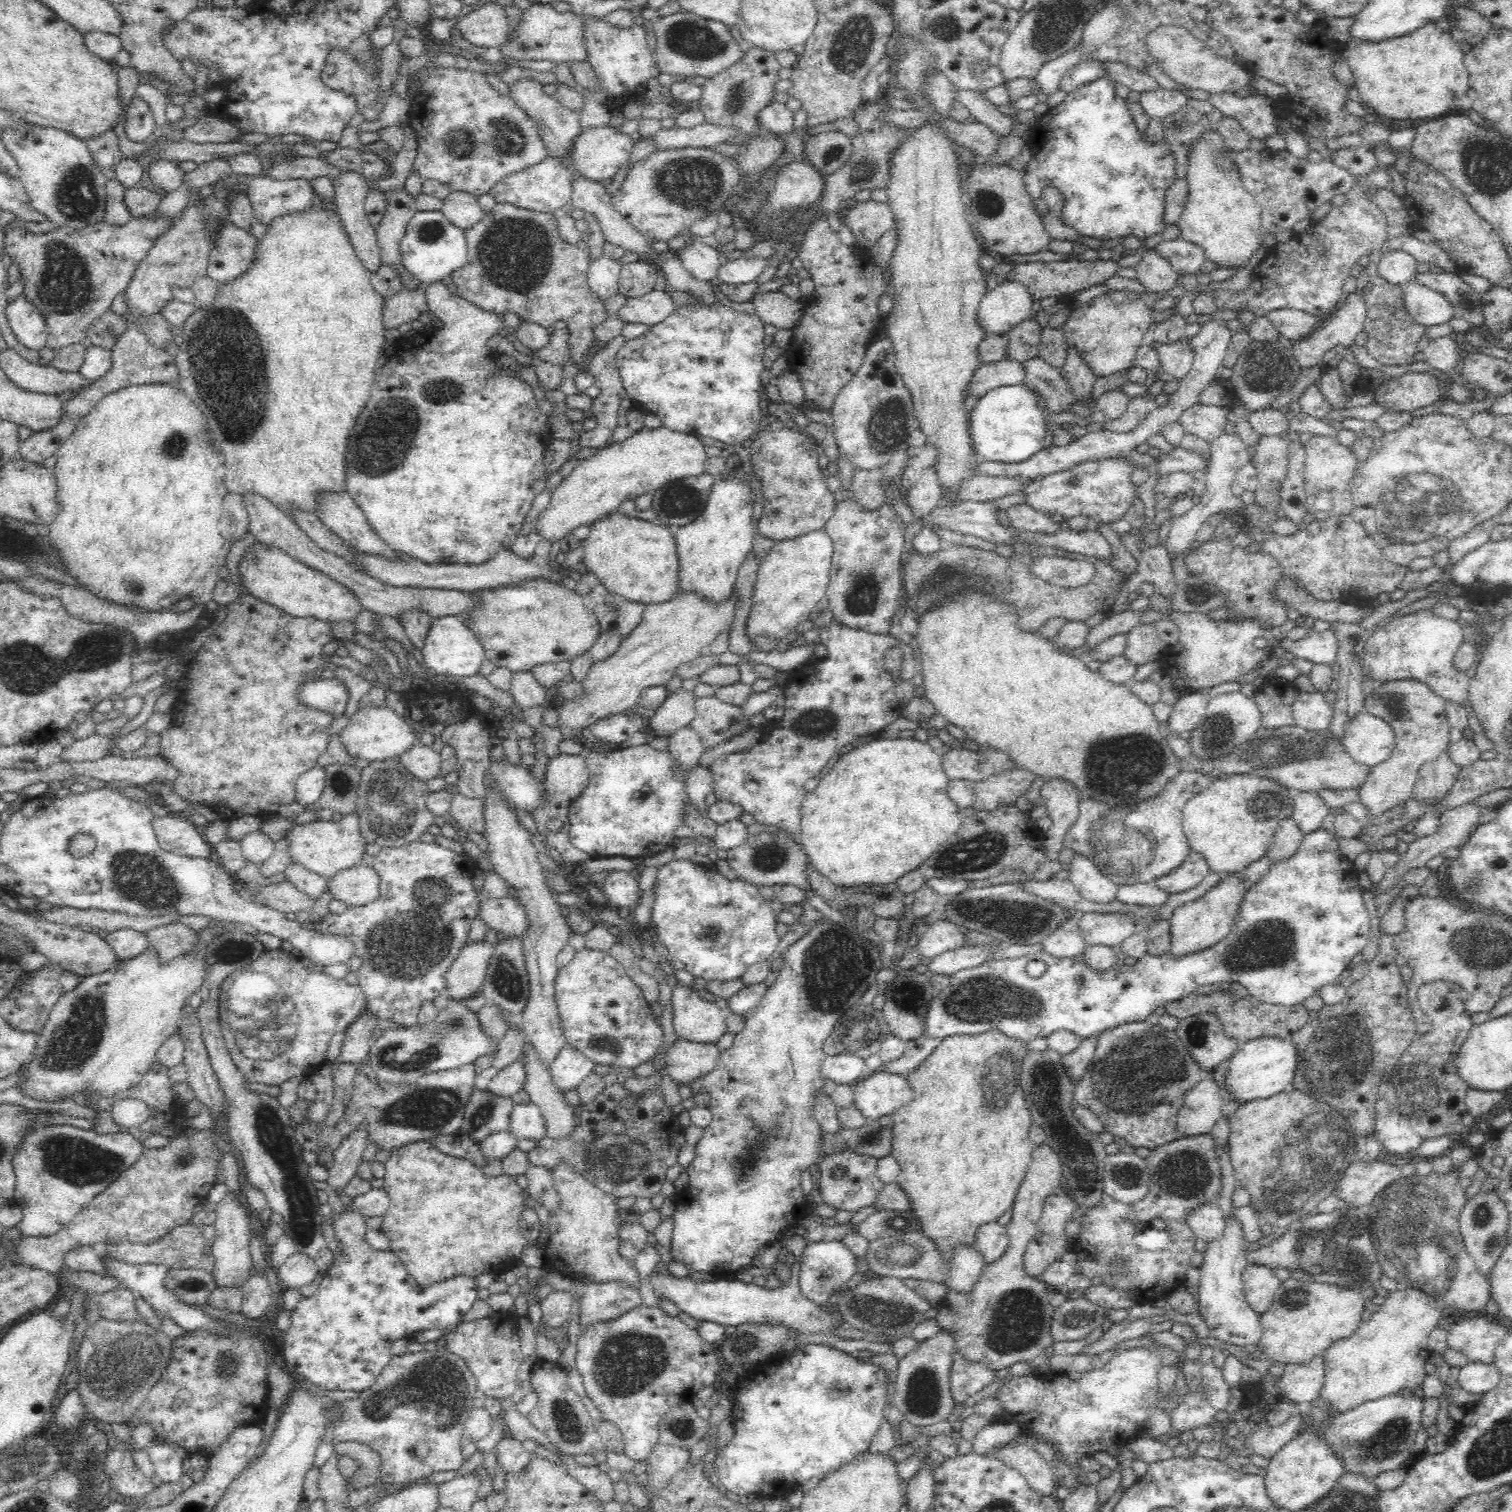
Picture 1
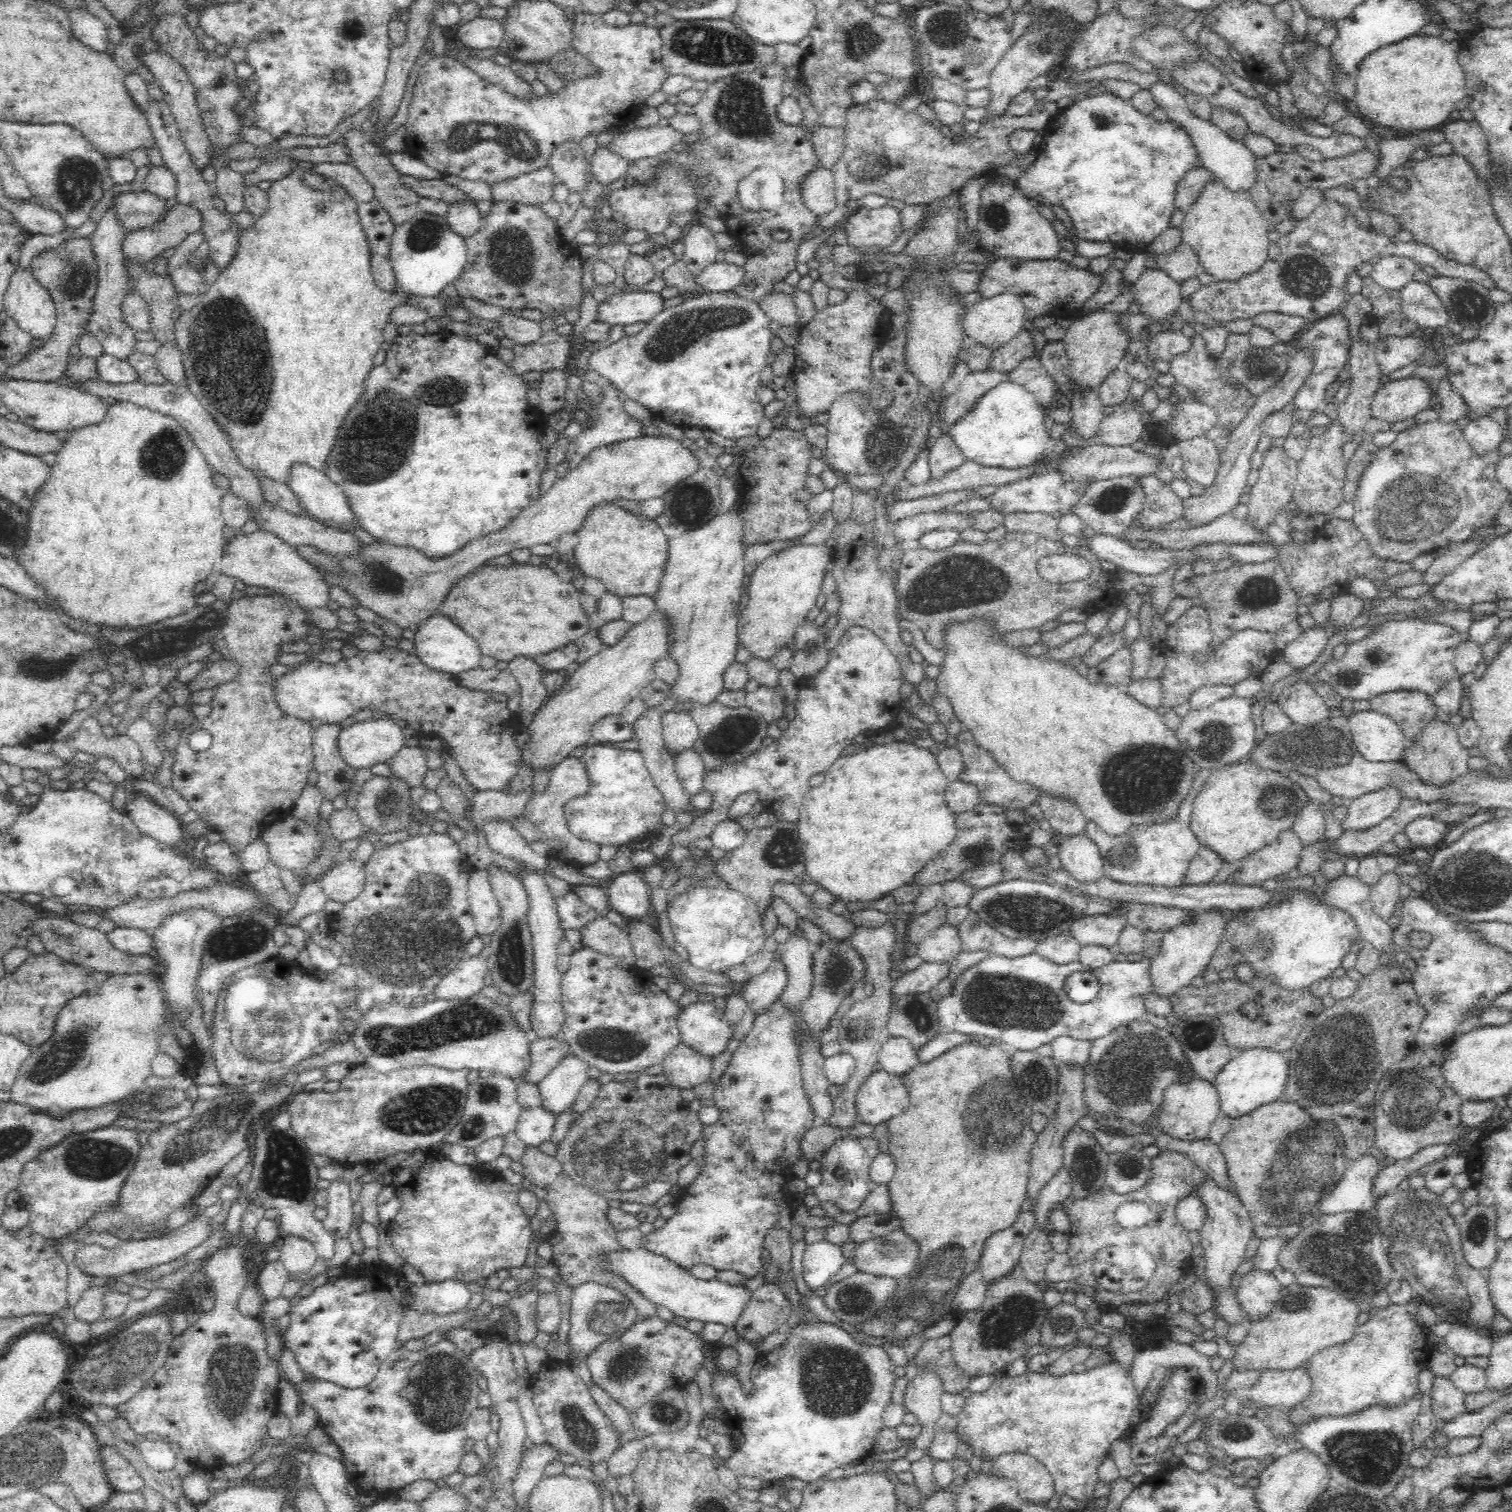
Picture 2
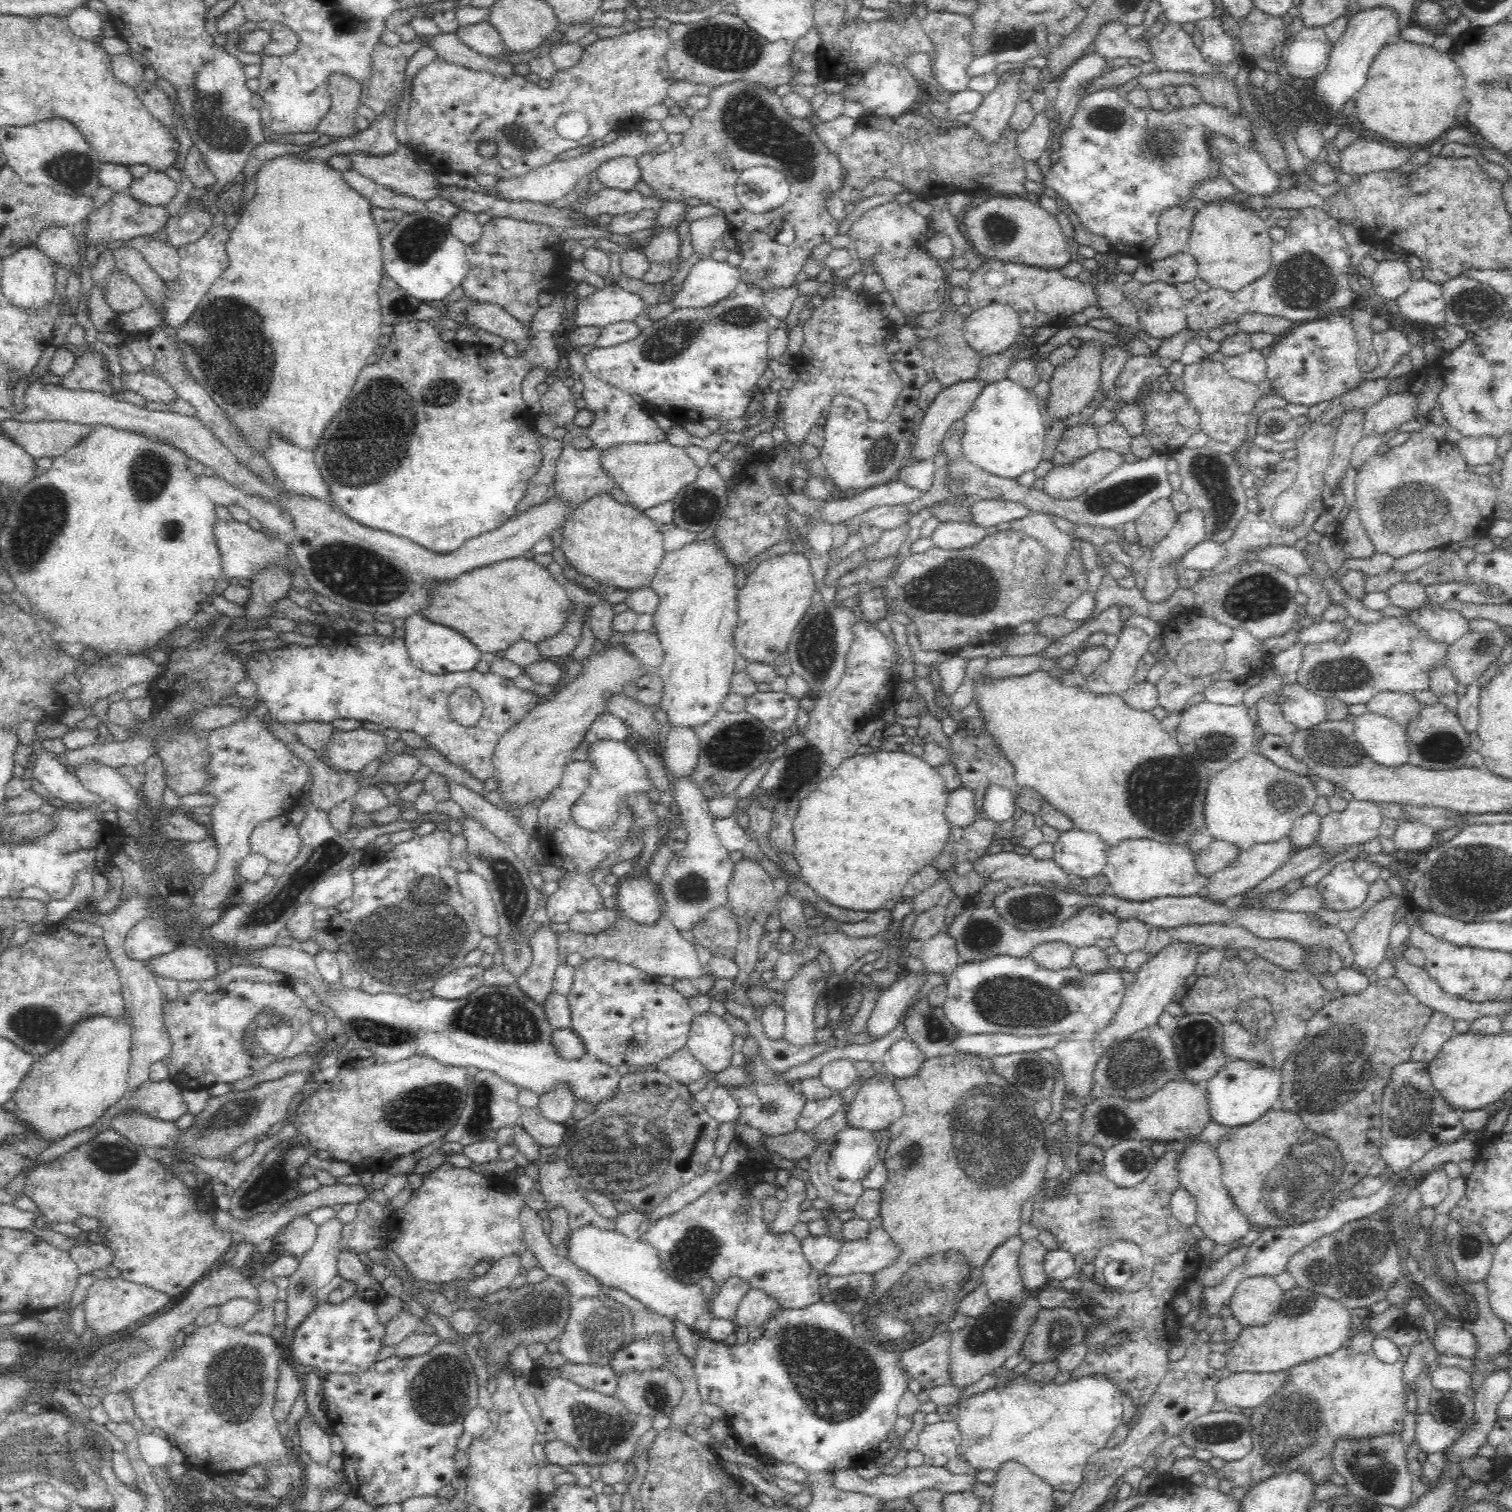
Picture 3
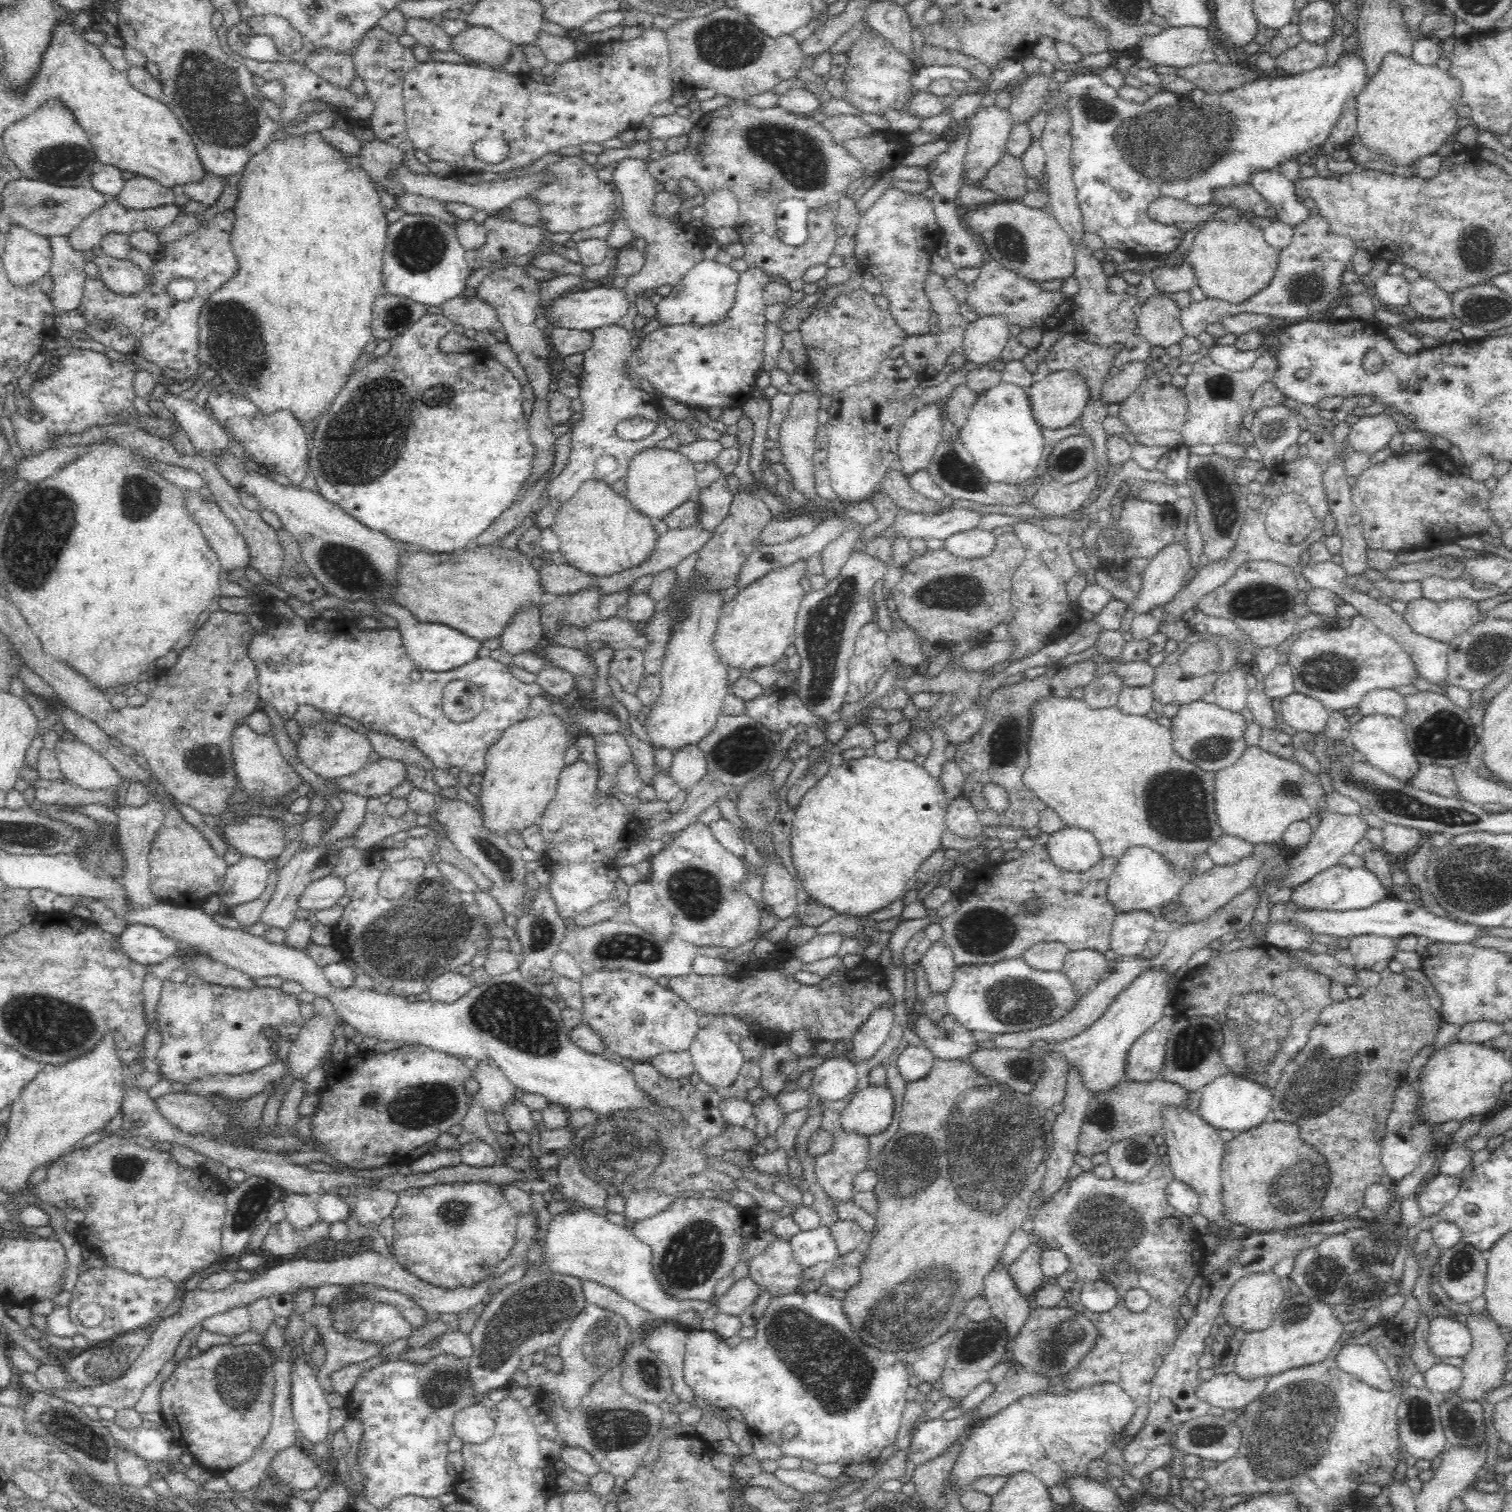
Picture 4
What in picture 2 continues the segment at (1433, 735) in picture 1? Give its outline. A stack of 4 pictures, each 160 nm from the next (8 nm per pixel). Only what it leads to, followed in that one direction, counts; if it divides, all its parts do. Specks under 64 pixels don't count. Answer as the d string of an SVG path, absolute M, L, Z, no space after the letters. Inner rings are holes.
M1396 690L1369 699L1370 710L1389 716L1402 731L1405 749L1414 746L1427 724L1437 718L1437 706L1428 694L1417 690ZM1388 784L1380 790L1366 792L1358 798L1351 799L1347 808L1347 818L1342 828L1348 830L1366 830L1381 820L1388 818L1398 808L1403 796L1395 784Z

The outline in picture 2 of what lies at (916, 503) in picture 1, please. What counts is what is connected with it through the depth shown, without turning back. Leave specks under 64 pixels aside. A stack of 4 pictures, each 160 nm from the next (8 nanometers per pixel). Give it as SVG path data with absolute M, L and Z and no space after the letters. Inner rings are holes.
M945 434L933 440L935 444L927 446L930 450L930 476L944 478L948 472L964 464L966 459L950 435Z

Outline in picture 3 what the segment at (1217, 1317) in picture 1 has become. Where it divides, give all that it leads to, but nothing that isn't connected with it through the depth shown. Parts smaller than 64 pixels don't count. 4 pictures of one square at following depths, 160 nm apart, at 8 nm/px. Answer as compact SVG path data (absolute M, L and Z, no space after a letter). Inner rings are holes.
M1204 1142L1188 1145L1183 1152L1179 1152L1177 1167L1181 1186L1196 1199L1198 1208L1196 1224L1202 1229L1204 1236L1218 1246L1243 1239L1254 1226L1250 1225L1248 1217L1240 1212L1240 1208L1235 1206L1228 1189L1221 1181L1222 1161L1216 1152L1216 1145Z

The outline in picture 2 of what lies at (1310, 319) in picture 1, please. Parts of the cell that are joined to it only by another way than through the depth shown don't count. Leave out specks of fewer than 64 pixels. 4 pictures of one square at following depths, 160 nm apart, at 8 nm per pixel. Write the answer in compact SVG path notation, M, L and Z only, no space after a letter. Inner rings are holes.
M1264 312L1251 318L1253 324L1257 324L1266 330L1270 330L1276 338L1285 343L1291 343L1297 334L1305 330L1309 324L1301 316L1292 316L1280 312Z

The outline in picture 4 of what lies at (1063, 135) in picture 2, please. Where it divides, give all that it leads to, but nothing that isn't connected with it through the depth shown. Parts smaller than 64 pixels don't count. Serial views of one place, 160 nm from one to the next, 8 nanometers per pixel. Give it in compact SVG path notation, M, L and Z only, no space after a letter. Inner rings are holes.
M1360 46L1352 54L1342 54L1340 59L1334 63L1324 63L1322 67L1297 74L1297 75L1261 75L1260 78L1252 82L1242 83L1238 88L1223 93L1204 93L1202 89L1195 87L1186 95L1172 95L1170 91L1158 89L1157 93L1151 98L1146 99L1143 103L1136 104L1132 101L1120 98L1118 91L1112 86L1100 80L1096 70L1075 71L1070 74L1069 80L1059 85L1060 94L1054 98L1047 96L1044 104L1047 104L1042 110L1052 112L1052 106L1064 105L1072 117L1072 150L1070 160L1072 169L1072 181L1076 187L1076 196L1082 213L1083 229L1088 232L1095 232L1104 240L1106 248L1116 248L1128 254L1130 257L1162 255L1176 250L1176 246L1182 242L1184 233L1176 227L1176 225L1166 225L1152 220L1148 214L1149 204L1160 197L1170 197L1181 201L1189 202L1194 206L1204 206L1210 204L1212 200L1212 192L1216 188L1226 188L1226 186L1238 186L1238 184L1246 183L1250 178L1250 174L1254 170L1275 170L1276 166L1280 166L1282 162L1288 158L1296 159L1298 154L1304 152L1313 153L1325 144L1325 140L1329 137L1330 132L1337 126L1346 101L1349 98L1356 98L1359 92L1367 83L1366 63L1360 55Z

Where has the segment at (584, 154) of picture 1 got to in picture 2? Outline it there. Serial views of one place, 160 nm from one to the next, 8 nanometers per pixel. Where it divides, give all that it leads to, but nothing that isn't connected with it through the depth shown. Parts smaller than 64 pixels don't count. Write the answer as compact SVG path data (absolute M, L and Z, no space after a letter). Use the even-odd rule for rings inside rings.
M609 145L596 147L590 161L588 161L589 173L592 178L604 187L620 176L626 175L630 161L612 152ZM547 166L530 170L526 174L501 180L491 185L492 202L517 202L528 206L541 206L553 200L553 188L558 180Z

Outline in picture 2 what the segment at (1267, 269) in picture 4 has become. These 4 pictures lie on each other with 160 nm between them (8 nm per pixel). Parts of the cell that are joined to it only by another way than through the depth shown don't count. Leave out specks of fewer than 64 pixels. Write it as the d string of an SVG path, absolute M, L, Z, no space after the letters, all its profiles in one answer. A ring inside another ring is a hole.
M1212 178L1187 208L1180 238L1197 253L1201 271L1212 274L1216 281L1238 280L1240 276L1256 272L1267 260L1268 223L1247 190L1230 190L1222 181Z

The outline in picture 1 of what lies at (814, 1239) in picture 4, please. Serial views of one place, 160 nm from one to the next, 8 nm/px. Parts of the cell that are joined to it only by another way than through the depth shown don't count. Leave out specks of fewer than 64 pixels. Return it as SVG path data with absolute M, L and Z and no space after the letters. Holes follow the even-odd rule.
M840 1240L812 1242L805 1246L801 1257L799 1287L801 1293L818 1306L828 1306L830 1296L842 1290L847 1282L859 1272L857 1256Z

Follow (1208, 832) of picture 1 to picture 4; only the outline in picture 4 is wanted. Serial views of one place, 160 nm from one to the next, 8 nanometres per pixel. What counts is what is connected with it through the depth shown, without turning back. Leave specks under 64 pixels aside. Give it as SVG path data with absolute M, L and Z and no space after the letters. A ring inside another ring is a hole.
M1248 746L1236 764L1214 772L1214 777L1214 808L1220 829L1223 834L1236 836L1253 845L1281 843L1283 834L1293 822L1305 820L1313 811L1321 809L1319 801L1324 790L1320 779L1296 760L1280 758L1259 746Z

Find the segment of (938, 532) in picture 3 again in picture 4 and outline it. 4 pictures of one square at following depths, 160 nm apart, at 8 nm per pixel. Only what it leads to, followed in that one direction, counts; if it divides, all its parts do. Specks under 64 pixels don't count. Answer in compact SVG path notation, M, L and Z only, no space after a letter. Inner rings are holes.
M974 528L963 532L956 532L946 538L944 548L959 558L980 558L990 554L995 544L995 536L986 528Z

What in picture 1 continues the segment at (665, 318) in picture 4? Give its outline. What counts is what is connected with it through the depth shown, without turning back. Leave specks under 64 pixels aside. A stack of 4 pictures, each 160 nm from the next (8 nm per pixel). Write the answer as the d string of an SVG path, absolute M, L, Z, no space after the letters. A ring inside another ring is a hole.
M753 257L738 258L720 266L717 276L723 285L737 286L753 283L764 272L769 264L769 258Z

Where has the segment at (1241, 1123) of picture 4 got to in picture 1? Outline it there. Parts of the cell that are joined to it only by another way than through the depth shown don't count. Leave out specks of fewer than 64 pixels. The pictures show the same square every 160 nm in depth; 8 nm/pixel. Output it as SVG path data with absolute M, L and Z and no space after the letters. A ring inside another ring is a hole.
M1258 1036L1254 1040L1240 1042L1238 1050L1229 1058L1226 1085L1235 1100L1248 1102L1256 1098L1270 1098L1293 1085L1298 1068L1298 1053L1292 1039L1277 1036Z

